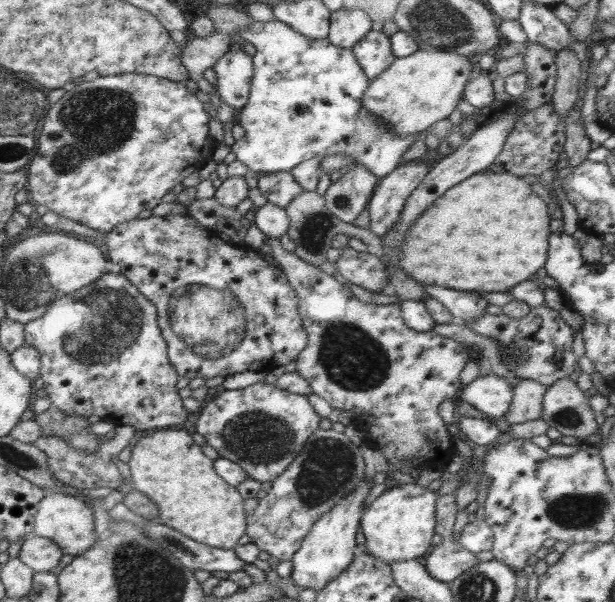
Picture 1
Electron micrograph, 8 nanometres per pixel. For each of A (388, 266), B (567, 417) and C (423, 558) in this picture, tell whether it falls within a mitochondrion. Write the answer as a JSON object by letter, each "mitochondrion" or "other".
{"A":"other","B":"mitochondrion","C":"other"}

